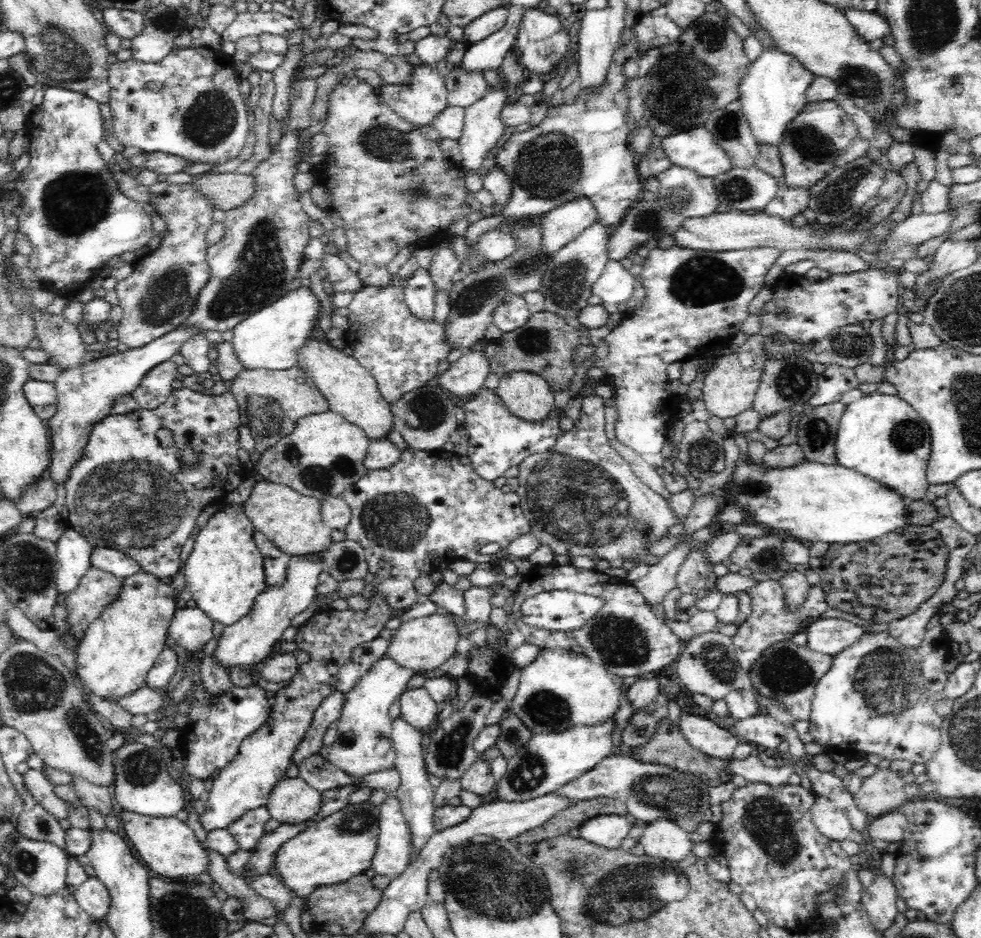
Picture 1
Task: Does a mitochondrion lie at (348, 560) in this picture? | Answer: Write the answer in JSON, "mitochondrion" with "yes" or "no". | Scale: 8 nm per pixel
{"mitochondrion":"yes"}

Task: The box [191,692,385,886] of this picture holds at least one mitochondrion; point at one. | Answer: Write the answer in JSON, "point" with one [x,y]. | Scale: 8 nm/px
{"point":[361,821]}

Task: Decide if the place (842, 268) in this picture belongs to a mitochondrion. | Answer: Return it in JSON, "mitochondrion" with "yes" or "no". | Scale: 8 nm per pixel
{"mitochondrion":"no"}

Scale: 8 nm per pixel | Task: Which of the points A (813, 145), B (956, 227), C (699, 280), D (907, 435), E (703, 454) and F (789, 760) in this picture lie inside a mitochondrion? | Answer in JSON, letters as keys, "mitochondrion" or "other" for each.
{"A":"mitochondrion","B":"other","C":"mitochondrion","D":"mitochondrion","E":"mitochondrion","F":"other"}

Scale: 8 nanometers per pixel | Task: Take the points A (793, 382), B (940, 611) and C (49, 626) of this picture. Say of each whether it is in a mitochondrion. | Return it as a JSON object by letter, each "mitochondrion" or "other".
{"A":"mitochondrion","B":"other","C":"other"}

